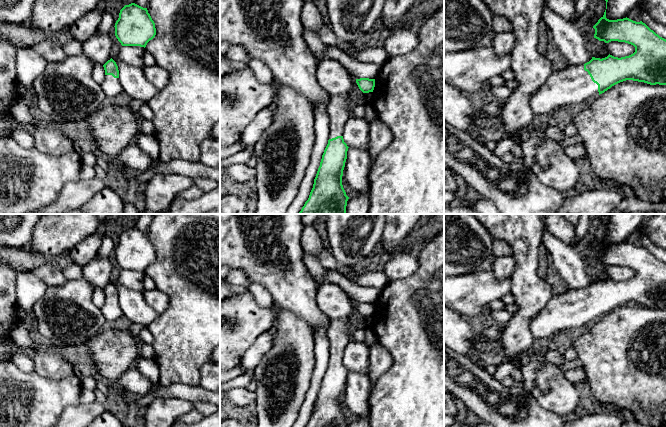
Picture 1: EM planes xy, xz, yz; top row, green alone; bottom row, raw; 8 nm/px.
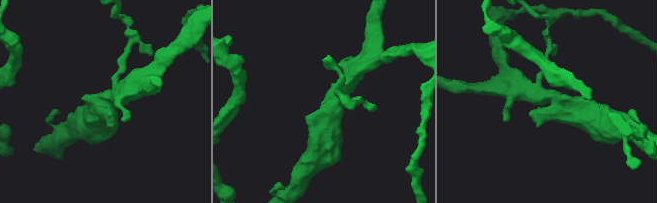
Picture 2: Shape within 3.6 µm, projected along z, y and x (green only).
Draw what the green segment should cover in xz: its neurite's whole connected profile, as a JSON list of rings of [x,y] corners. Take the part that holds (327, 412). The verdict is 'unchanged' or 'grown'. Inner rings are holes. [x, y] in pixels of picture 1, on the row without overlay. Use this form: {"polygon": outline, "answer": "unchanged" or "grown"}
{"polygon": [[[347,319],[331,320],[327,330],[329,364],[305,427],[347,427],[349,421],[342,409],[348,370],[343,363],[345,346],[352,340]]], "answer": "grown"}

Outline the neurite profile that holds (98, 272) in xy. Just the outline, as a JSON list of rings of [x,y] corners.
[[[95,257],[83,267],[83,277],[95,288],[104,289],[112,281],[110,258]]]

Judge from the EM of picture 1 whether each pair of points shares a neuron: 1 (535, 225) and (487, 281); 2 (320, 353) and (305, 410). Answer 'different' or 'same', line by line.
1: different
2: same

